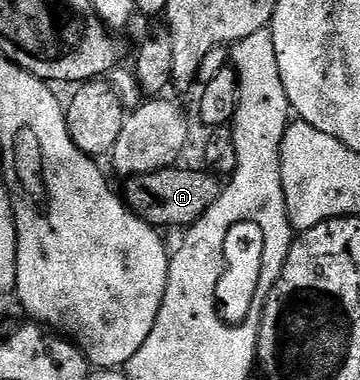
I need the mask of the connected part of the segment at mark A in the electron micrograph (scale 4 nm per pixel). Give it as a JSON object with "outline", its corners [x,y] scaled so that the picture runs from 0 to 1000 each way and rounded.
{"outline":[[[486,434],[403,461],[364,463],[353,474],[356,513],[350,511],[358,550],[436,603],[531,597],[556,579],[561,561],[572,561],[572,550],[583,550],[583,539],[594,539],[594,529],[606,529],[617,500],[614,474],[597,458],[553,447],[519,450],[506,434]]]}

